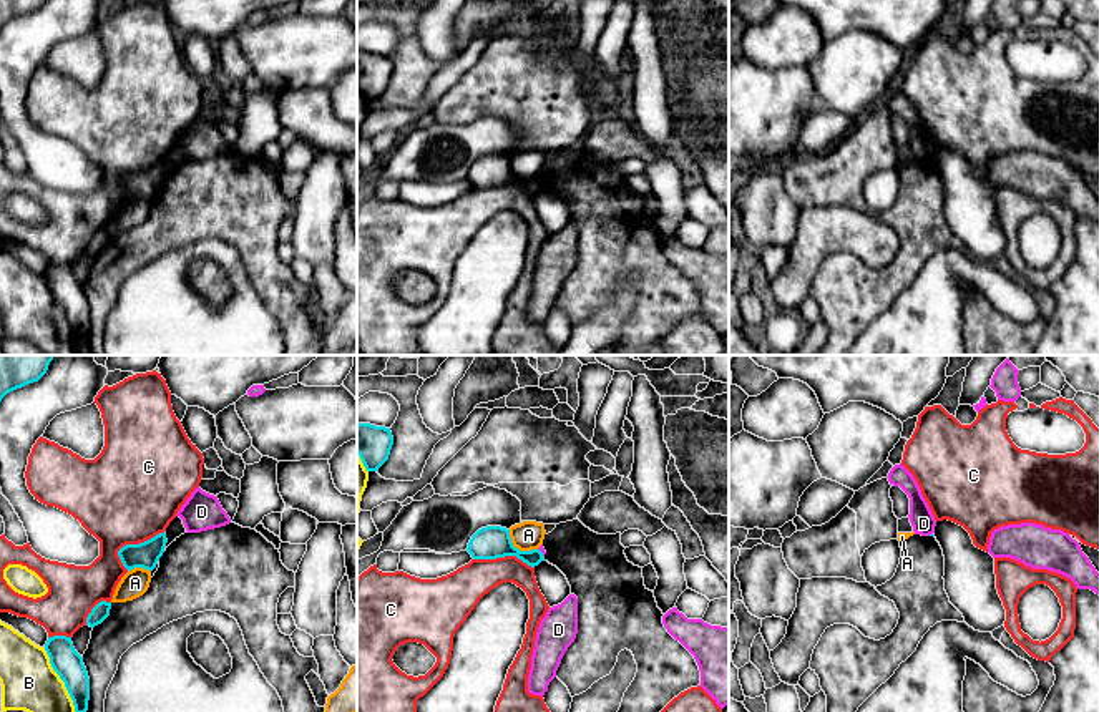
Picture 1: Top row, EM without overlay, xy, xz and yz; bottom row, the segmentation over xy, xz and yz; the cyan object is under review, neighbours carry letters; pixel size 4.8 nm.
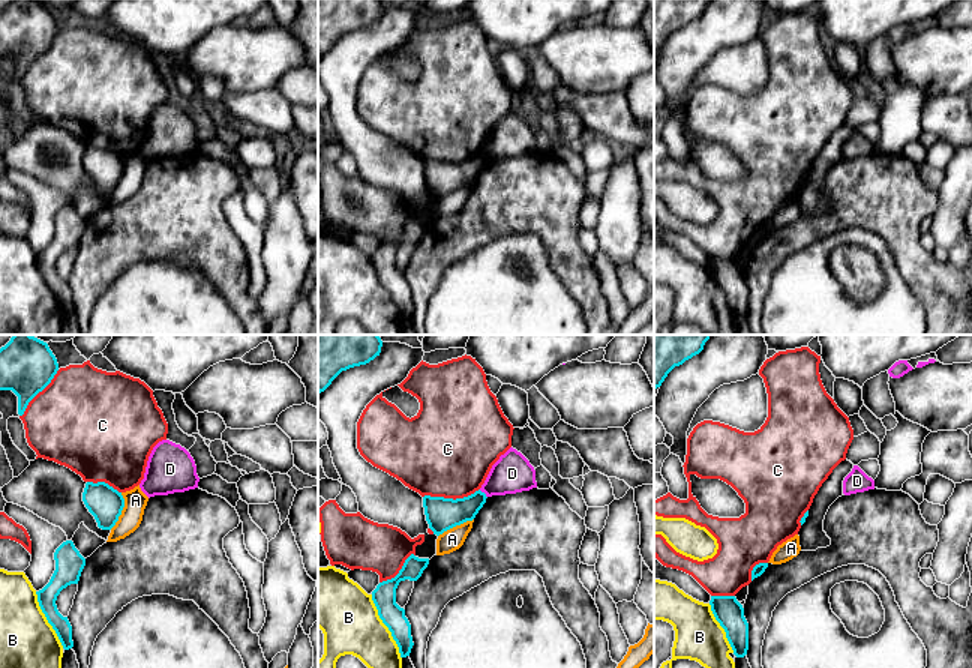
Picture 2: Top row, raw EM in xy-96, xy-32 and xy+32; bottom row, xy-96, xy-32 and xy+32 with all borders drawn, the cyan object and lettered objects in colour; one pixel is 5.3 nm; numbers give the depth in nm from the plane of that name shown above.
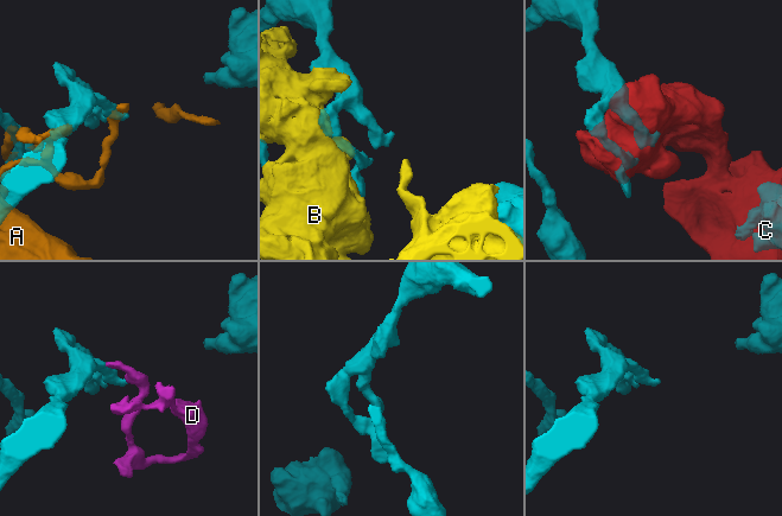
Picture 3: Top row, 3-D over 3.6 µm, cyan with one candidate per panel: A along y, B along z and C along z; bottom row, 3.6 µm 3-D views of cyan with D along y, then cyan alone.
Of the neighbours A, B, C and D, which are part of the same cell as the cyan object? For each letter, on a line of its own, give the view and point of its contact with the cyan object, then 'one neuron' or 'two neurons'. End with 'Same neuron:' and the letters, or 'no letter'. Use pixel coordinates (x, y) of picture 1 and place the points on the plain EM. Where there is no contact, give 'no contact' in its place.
A: xz (517, 176) | two neurons
B: xy (62, 307) | two neurons
C: xy (133, 173) | two neurons
D: xz (542, 181) | two neurons
Same neuron: no letter

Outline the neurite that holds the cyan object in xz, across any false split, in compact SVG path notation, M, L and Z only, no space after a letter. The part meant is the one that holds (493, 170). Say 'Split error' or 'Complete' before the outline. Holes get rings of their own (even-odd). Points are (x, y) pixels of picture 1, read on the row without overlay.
Complete. M486 154L478 158L471 164L466 179L473 188L516 184L531 196L545 189L545 184L540 178L520 179L518 176L515 176L510 166L510 158L501 154Z

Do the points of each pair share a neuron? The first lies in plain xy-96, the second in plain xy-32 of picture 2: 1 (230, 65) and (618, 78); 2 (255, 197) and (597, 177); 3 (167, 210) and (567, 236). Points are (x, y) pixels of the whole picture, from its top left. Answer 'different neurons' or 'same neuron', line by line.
1: same neuron
2: different neurons
3: same neuron

